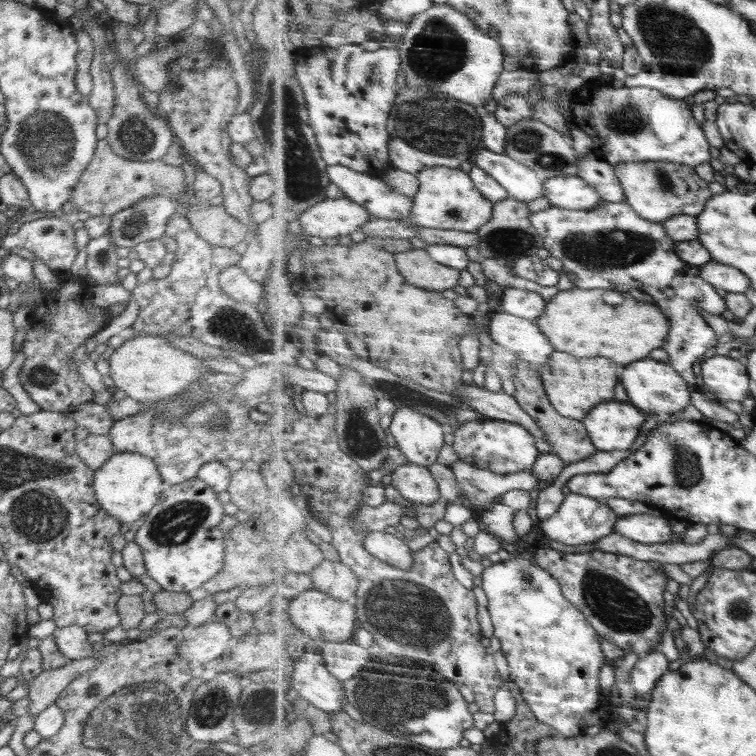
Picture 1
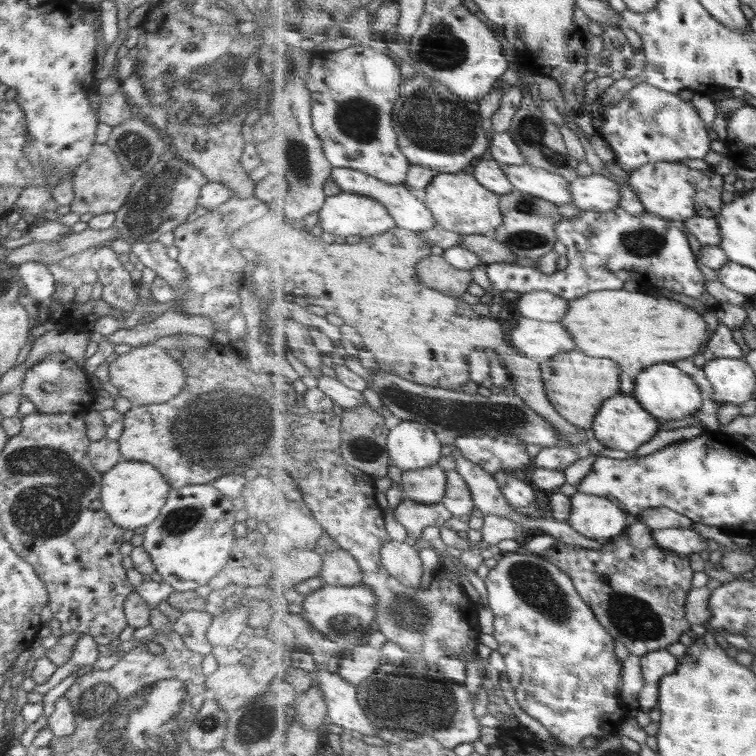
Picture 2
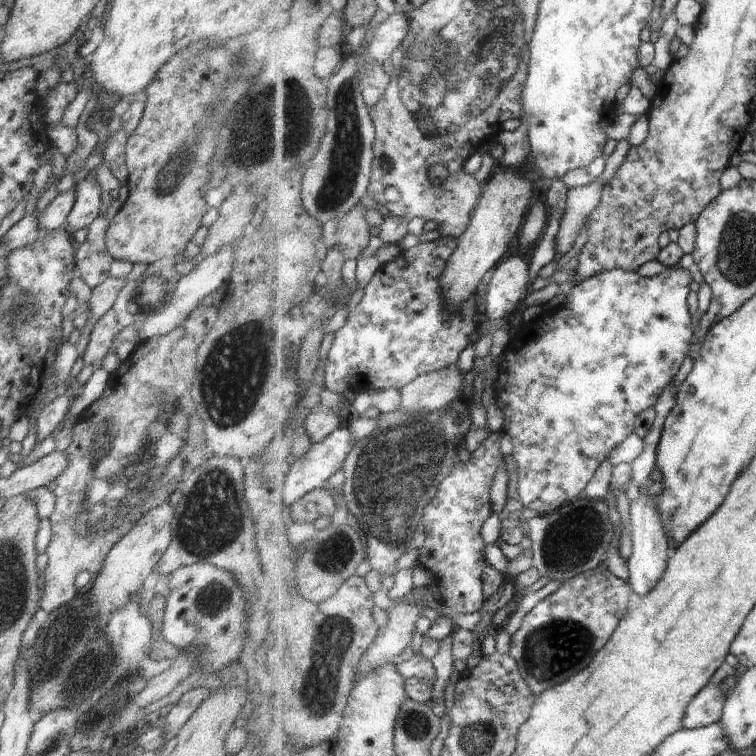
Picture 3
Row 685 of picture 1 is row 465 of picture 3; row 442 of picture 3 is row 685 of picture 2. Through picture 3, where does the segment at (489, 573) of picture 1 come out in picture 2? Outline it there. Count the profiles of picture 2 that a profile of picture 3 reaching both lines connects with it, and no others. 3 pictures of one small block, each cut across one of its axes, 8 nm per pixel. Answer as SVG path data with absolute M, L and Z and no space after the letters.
M520 550L514 553L508 553L499 564L494 567L485 580L489 590L489 604L495 614L495 632L494 636L499 642L499 652L504 656L507 665L507 674L510 678L513 688L516 690L517 700L529 715L540 721L545 728L554 736L558 737L565 745L580 747L580 742L588 736L596 736L600 739L608 735L621 735L623 724L630 718L630 704L624 701L624 681L622 680L624 670L624 660L617 656L617 641L615 636L598 621L594 608L578 593L575 581L572 576L560 569L560 566L548 561L543 554L532 552L523 552Z

